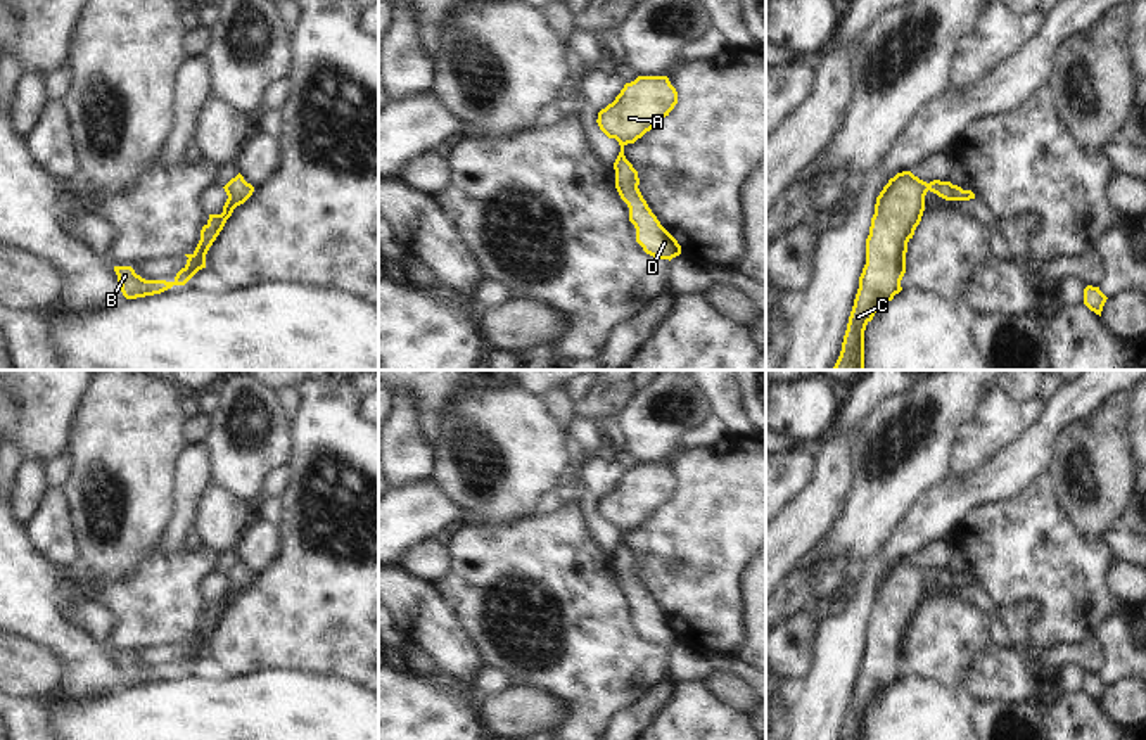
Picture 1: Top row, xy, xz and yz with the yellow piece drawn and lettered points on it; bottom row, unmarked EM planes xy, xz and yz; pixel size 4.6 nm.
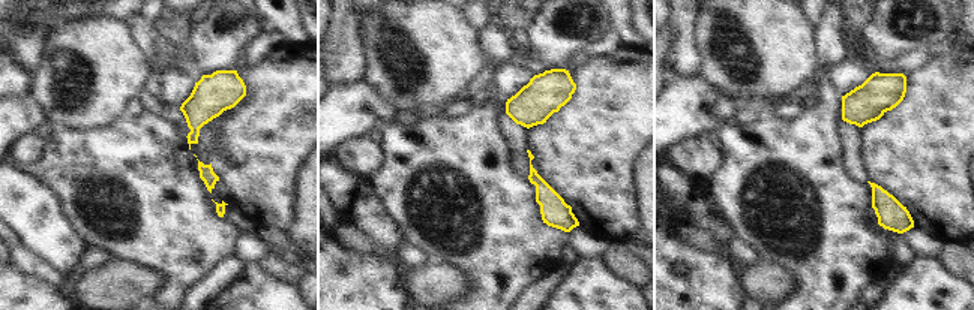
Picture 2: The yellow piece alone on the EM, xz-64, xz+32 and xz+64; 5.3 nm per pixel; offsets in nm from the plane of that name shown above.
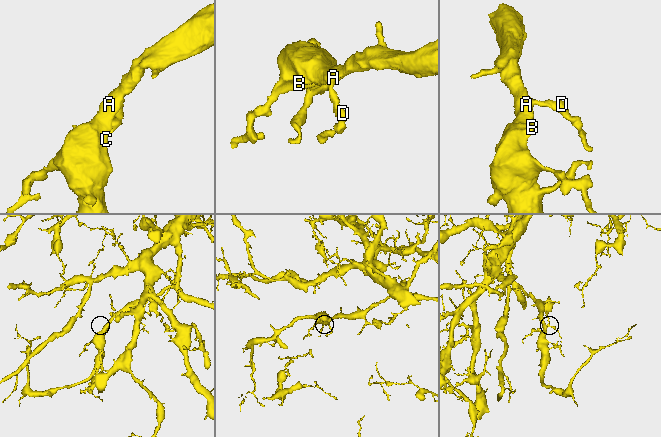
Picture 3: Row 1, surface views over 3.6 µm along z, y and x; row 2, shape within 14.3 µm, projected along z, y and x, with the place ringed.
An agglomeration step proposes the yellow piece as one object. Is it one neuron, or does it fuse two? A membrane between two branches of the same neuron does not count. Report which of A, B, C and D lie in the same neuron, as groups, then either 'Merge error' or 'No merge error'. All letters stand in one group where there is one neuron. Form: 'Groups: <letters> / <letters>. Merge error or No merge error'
Groups: A B C D. No merge error

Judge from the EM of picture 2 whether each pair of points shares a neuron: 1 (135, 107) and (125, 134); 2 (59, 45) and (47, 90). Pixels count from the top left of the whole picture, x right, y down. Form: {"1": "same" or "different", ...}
{"1": "different", "2": "same"}

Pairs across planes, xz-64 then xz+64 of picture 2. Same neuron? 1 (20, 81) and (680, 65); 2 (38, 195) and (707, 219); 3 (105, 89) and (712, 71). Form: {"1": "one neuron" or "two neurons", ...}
{"1": "one neuron", "2": "one neuron", "3": "one neuron"}

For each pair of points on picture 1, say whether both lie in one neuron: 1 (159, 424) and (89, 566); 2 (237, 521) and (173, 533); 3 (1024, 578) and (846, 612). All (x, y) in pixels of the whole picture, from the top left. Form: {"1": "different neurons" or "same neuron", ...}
{"1": "same neuron", "2": "different neurons", "3": "different neurons"}

